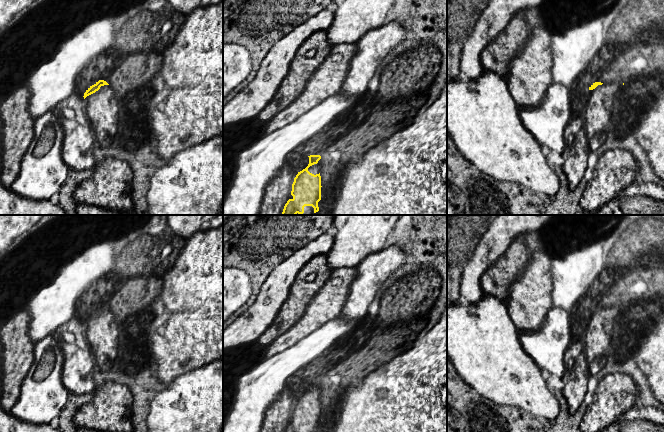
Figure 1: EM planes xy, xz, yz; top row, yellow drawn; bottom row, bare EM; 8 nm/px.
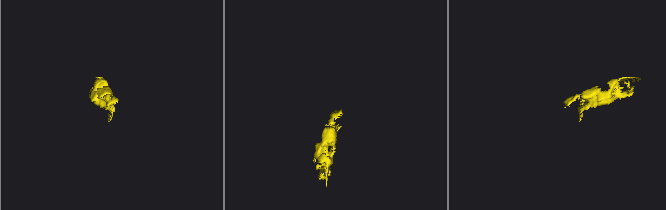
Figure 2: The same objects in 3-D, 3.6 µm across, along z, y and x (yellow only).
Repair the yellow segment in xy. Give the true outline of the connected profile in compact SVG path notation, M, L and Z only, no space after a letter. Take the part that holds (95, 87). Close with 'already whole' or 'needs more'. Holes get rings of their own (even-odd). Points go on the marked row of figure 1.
M104 80L90 86L83 97L97 144L107 148L125 122L127 105Z; needs more

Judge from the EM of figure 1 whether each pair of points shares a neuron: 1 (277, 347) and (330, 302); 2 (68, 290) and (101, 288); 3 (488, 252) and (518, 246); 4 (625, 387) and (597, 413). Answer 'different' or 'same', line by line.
1: same
2: different
3: different
4: same

